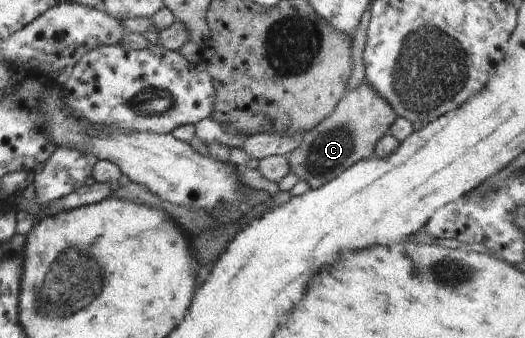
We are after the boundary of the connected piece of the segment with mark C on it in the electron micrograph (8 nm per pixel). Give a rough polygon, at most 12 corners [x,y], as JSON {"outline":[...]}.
{"outline":[[367,78],[287,155],[317,189],[375,146],[396,120]]}

